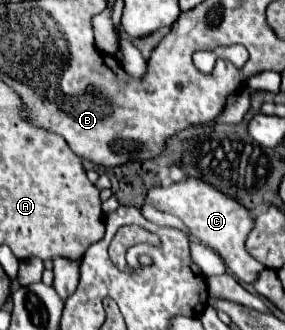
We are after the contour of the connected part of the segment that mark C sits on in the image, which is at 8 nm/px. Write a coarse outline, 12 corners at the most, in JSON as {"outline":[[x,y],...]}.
{"outline":[[202,178],[154,186],[178,216],[242,282],[264,270],[246,252],[254,216]]}

